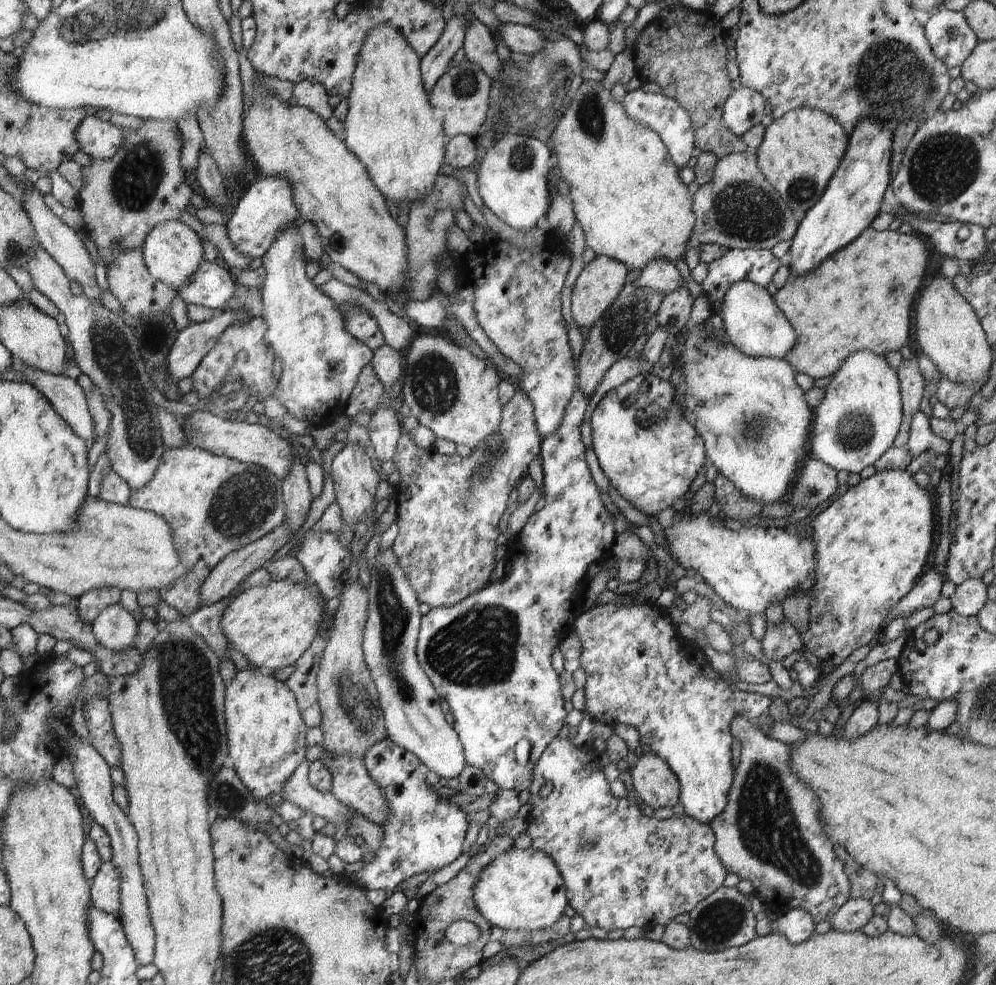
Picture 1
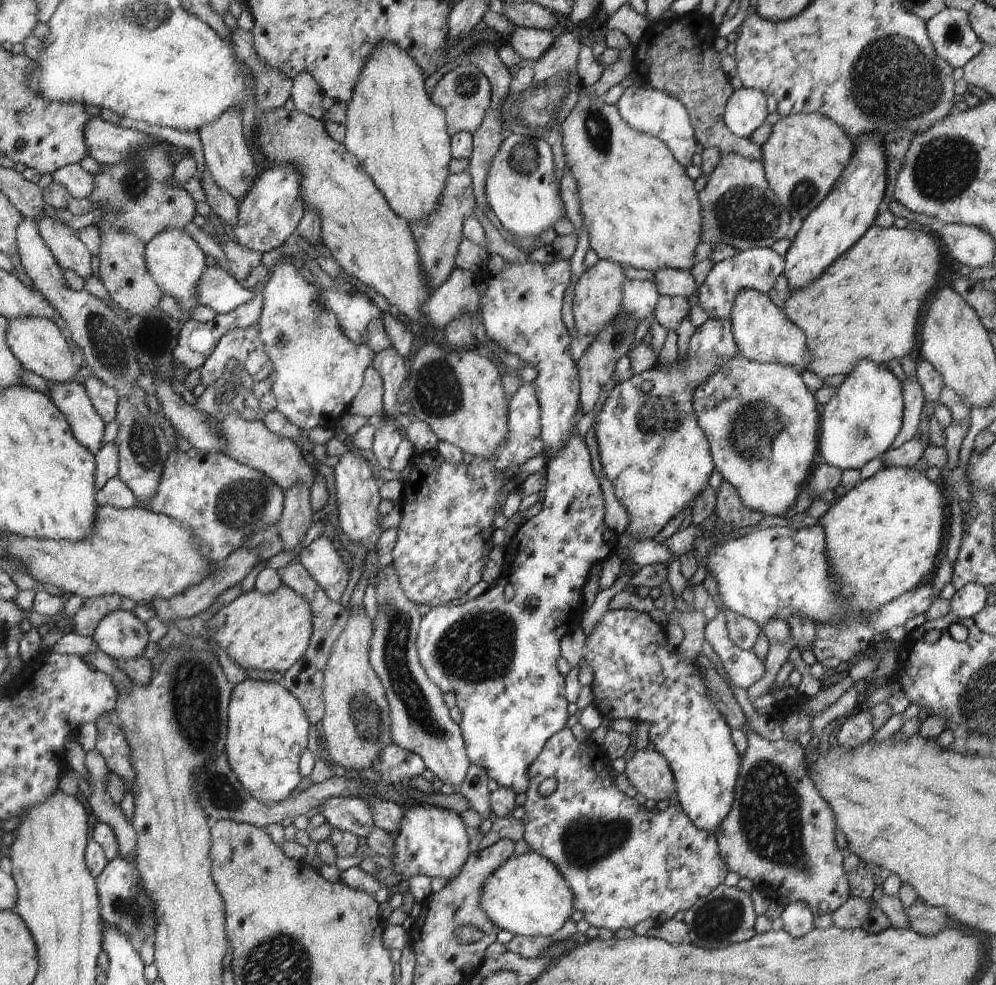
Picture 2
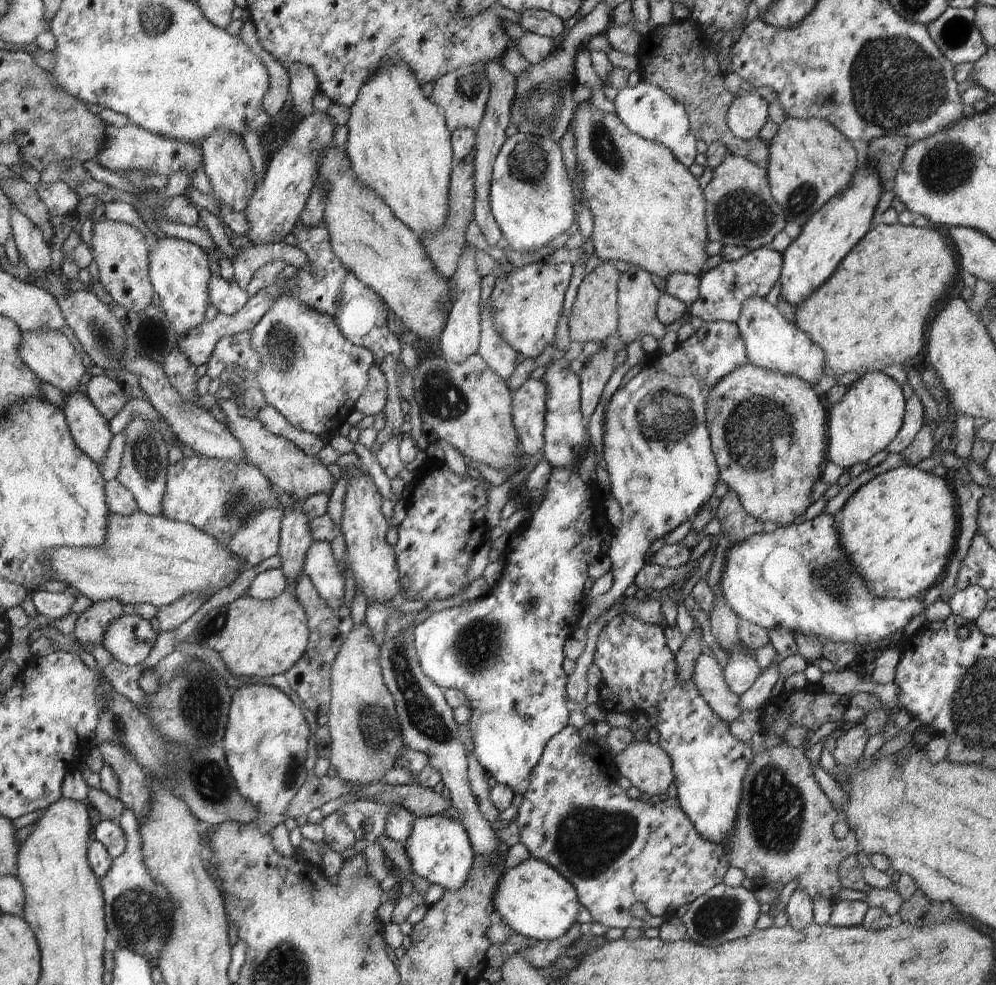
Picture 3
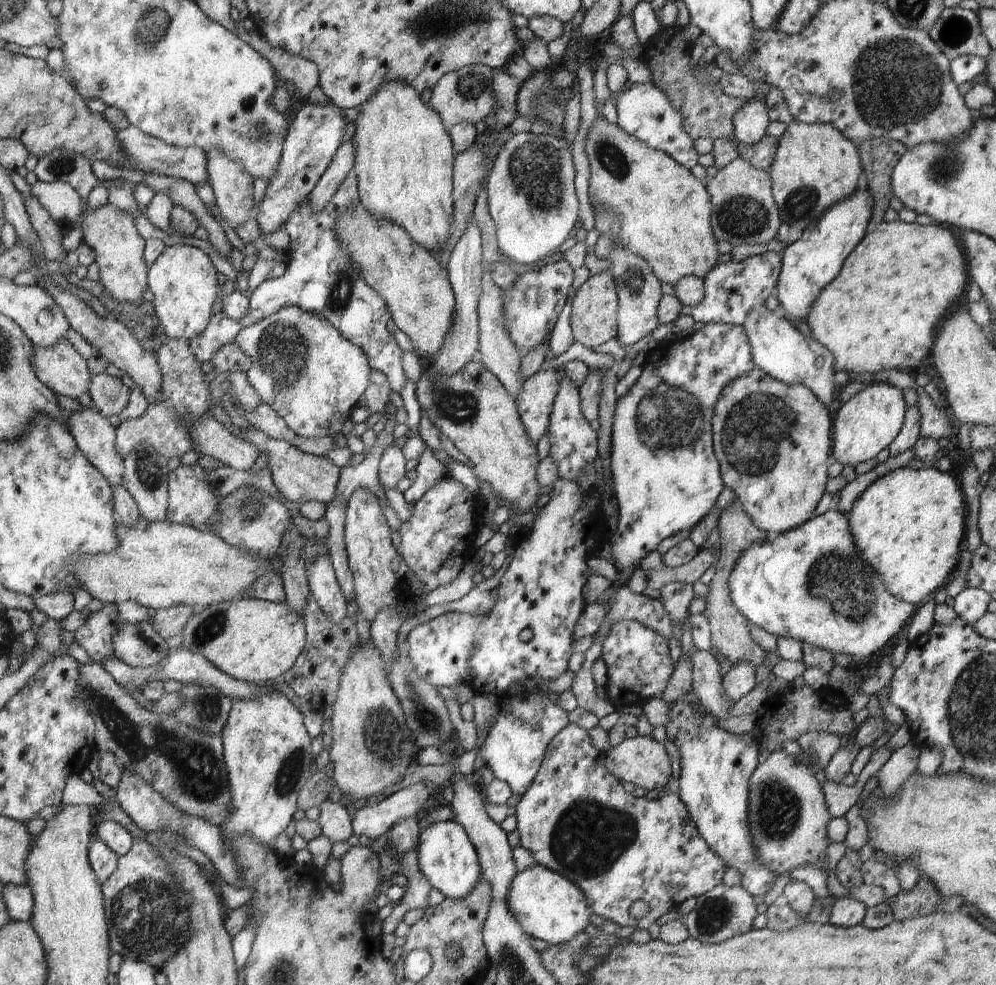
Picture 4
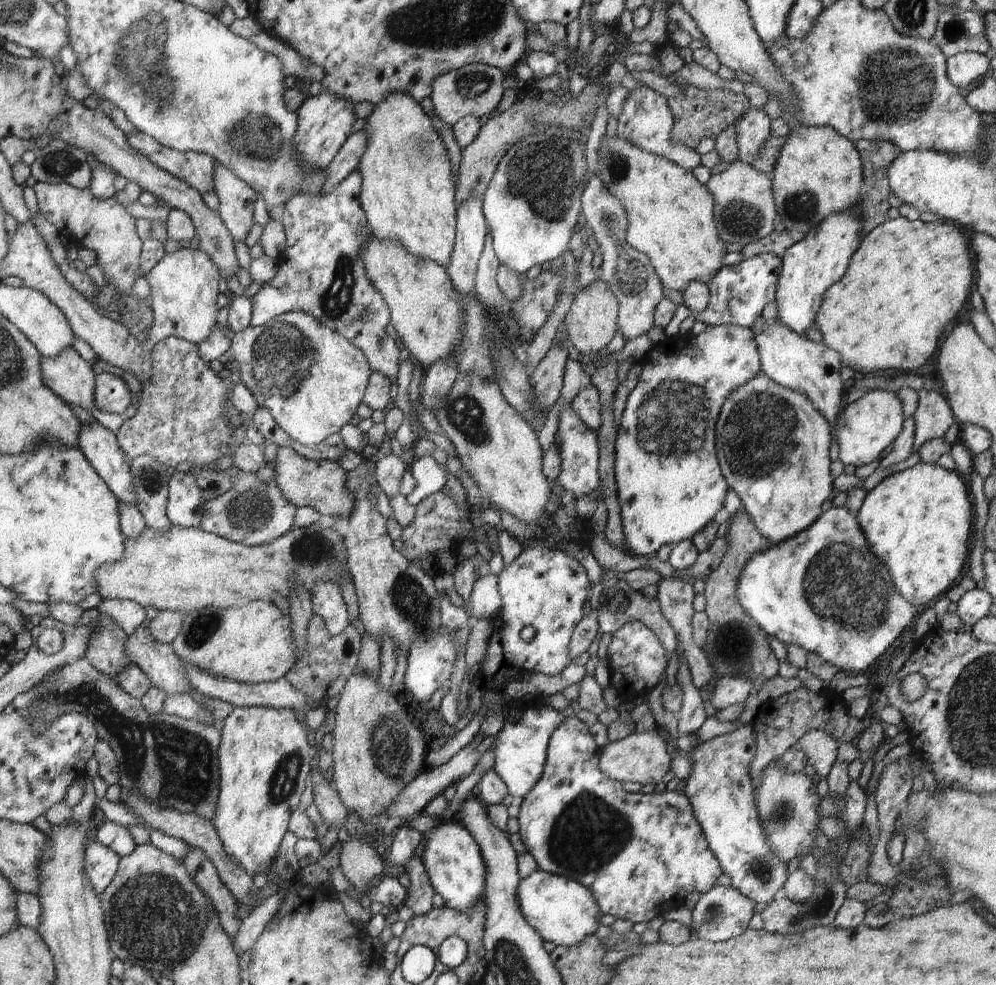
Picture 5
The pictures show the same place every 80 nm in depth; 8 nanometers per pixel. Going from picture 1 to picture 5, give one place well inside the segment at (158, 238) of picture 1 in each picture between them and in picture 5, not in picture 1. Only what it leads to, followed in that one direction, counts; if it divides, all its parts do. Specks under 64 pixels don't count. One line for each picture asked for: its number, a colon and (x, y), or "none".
2: (175, 260)
3: (179, 271)
4: (183, 280)
5: (184, 285)

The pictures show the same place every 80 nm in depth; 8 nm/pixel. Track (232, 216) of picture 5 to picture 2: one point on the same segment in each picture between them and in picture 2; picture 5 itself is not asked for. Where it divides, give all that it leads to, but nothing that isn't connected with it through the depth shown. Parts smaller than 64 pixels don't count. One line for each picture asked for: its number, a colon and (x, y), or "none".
2: (227, 156)
3: (226, 161)
4: (233, 187)

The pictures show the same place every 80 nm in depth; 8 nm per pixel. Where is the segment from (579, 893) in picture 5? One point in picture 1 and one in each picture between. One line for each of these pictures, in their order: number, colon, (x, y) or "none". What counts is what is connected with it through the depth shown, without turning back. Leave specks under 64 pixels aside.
1: (521, 889)
2: (526, 894)
3: (533, 899)
4: (550, 907)

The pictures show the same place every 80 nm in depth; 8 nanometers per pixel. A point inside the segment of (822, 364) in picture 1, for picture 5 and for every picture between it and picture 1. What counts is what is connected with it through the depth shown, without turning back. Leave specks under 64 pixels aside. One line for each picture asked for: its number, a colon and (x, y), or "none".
2: (894, 268)
3: (871, 313)
4: (894, 287)
5: (908, 279)

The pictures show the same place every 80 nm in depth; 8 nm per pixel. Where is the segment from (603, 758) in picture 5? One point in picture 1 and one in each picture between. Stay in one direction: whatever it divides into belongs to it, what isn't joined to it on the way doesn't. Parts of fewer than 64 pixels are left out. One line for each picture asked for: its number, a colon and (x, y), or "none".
1: (653, 781)
2: (648, 771)
3: (647, 766)
4: (643, 761)

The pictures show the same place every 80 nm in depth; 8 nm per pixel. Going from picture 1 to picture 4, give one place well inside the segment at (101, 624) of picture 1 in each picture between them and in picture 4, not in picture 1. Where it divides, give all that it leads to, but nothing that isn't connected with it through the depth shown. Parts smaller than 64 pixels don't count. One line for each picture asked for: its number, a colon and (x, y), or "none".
2: (120, 634)
3: (129, 638)
4: (139, 645)

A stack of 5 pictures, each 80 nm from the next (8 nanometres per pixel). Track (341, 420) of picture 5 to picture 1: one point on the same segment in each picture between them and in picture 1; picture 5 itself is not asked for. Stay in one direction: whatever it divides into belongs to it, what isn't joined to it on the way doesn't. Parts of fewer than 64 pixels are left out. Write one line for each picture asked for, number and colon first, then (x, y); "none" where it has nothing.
1: (321, 361)
2: (317, 370)
3: (310, 372)
4: (313, 378)

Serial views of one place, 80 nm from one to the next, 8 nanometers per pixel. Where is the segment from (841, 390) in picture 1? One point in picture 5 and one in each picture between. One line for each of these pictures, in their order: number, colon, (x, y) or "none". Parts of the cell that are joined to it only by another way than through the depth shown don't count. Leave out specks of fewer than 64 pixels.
2: (860, 422)
3: (864, 422)
4: (864, 425)
5: (866, 426)

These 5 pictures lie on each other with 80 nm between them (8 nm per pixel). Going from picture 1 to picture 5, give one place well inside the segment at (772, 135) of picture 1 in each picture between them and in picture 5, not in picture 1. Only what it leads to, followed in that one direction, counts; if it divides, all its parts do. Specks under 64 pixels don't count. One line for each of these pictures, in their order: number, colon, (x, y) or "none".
2: (805, 153)
3: (810, 160)
4: (815, 166)
5: (818, 172)

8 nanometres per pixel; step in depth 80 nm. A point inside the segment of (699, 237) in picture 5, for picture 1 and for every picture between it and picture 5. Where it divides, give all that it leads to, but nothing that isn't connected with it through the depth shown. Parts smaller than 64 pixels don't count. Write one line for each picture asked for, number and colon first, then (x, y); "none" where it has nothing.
1: (626, 192)
2: (640, 208)
3: (648, 209)
4: (664, 211)

